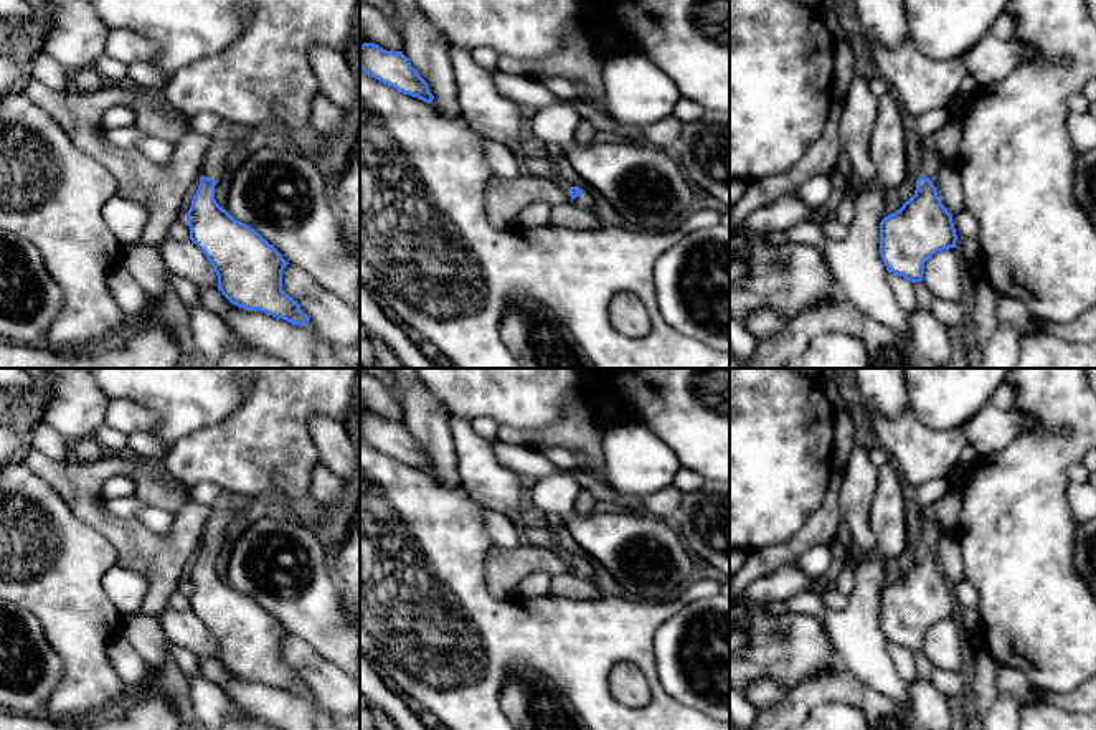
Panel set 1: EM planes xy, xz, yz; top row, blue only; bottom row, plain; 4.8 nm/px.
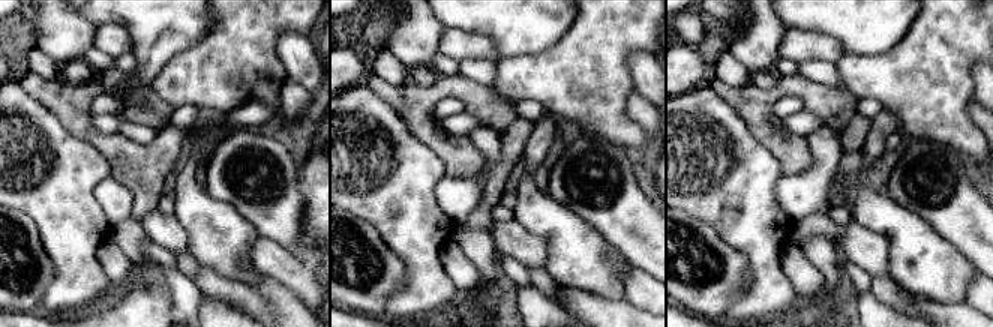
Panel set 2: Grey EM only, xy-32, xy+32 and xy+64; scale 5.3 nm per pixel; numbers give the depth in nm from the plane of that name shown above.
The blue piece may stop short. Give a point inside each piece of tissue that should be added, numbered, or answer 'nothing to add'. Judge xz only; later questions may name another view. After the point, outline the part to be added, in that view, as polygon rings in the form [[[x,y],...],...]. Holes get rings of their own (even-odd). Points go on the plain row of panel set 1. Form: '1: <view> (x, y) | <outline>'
1: xz (585, 570) | [[[584,562],[581,565],[578,565],[576,568],[573,568],[573,571],[586,580],[591,580],[593,573],[594,573],[593,566]]]

